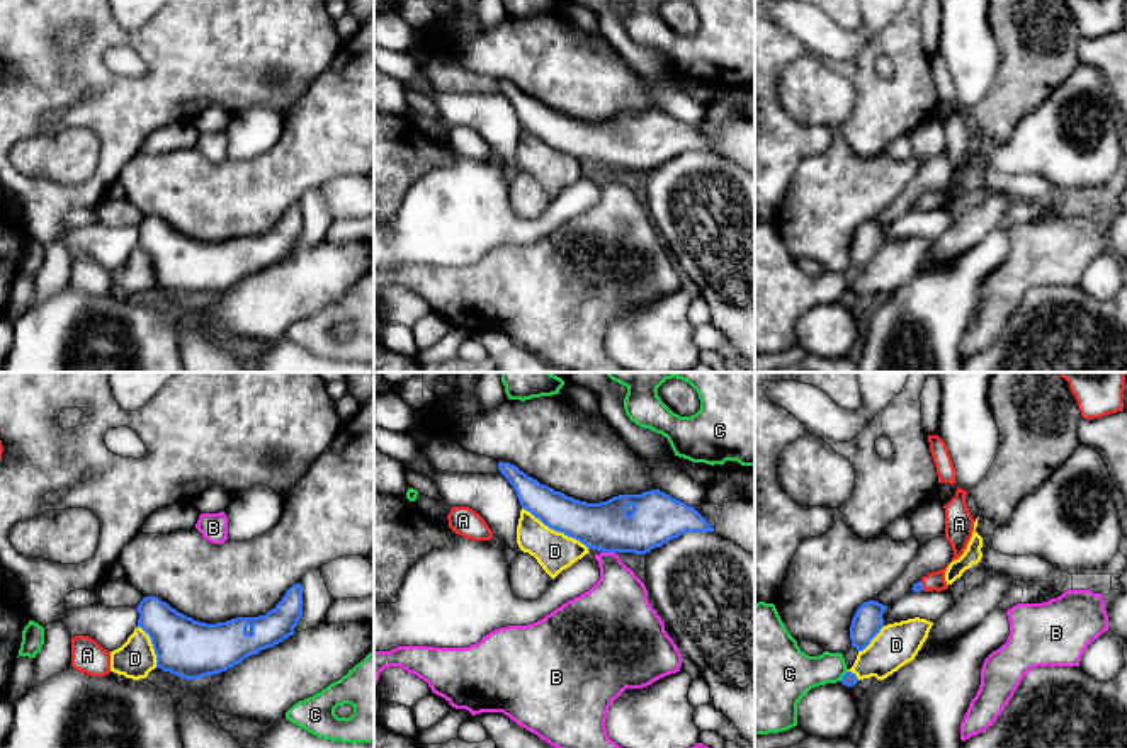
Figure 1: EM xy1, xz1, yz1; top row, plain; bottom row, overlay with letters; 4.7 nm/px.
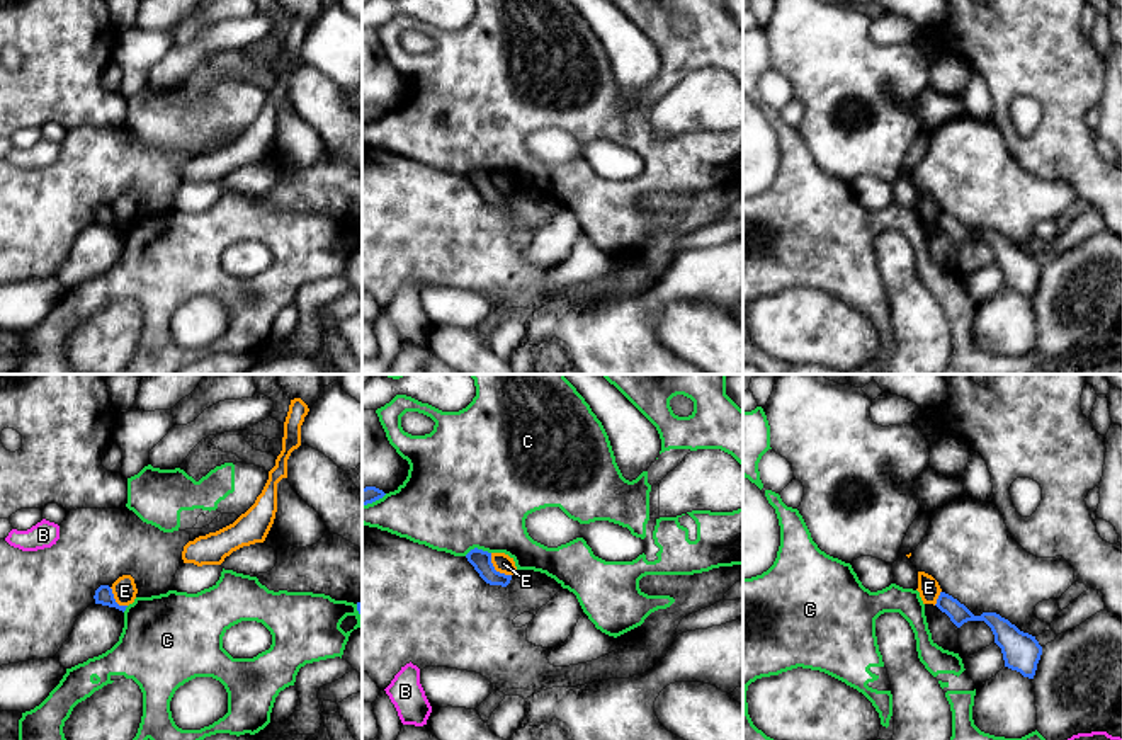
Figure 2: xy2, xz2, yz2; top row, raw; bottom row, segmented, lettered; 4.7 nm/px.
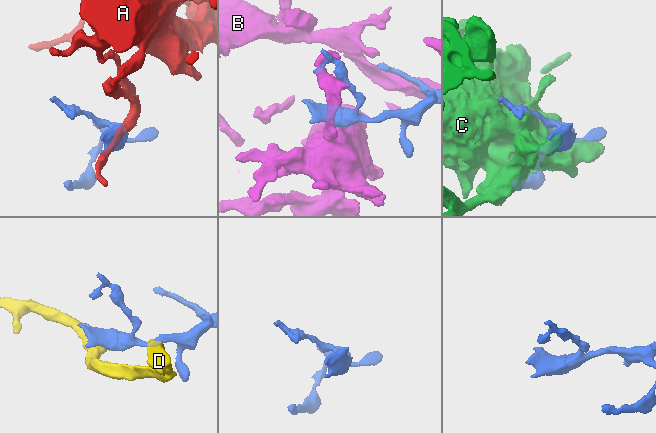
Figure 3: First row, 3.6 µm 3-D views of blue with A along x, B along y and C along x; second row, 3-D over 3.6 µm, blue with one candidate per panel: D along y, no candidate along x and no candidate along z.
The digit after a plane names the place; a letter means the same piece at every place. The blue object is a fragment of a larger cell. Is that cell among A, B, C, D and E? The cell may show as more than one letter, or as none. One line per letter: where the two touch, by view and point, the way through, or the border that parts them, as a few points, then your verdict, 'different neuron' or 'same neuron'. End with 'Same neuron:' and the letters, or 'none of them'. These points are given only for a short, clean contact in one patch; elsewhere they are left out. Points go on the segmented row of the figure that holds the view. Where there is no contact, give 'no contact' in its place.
A: contact yz1 (922, 585); way yz1 (917, 587), (922, 585), (935, 580); same neuron
B: contact xz1 (609, 551); different neuron
C: contact xz2 (476, 548); different neuron
D: contact xz1 (556, 531); different neuron
E: contact xz2 (493, 569); border xz2 (490, 553), (492, 565), (510, 575); different neuron
Same neuron: A

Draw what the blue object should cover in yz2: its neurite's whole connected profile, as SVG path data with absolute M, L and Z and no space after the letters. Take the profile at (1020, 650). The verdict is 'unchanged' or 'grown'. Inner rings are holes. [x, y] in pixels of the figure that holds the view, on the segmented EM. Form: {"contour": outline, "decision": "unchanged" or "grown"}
{"contour": "M940 592L935 606L945 612L957 628L967 621L984 621L994 635L994 643L1001 648L1005 667L1034 679L1042 655L1042 646L1035 636L1020 631L996 612L974 616L964 604L945 592Z", "decision": "unchanged"}

